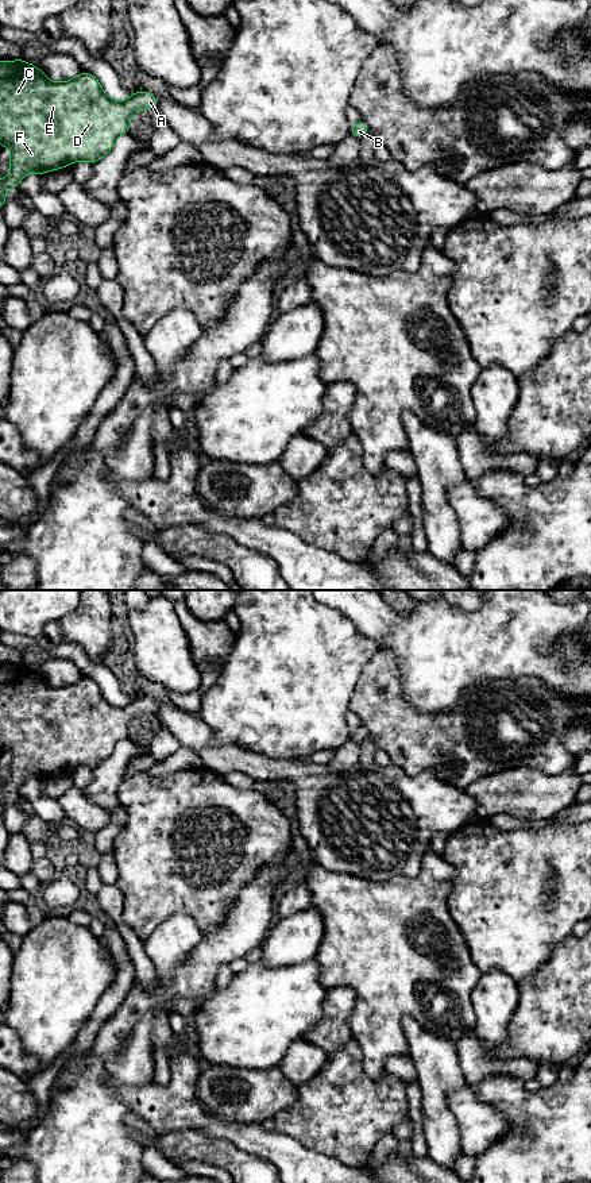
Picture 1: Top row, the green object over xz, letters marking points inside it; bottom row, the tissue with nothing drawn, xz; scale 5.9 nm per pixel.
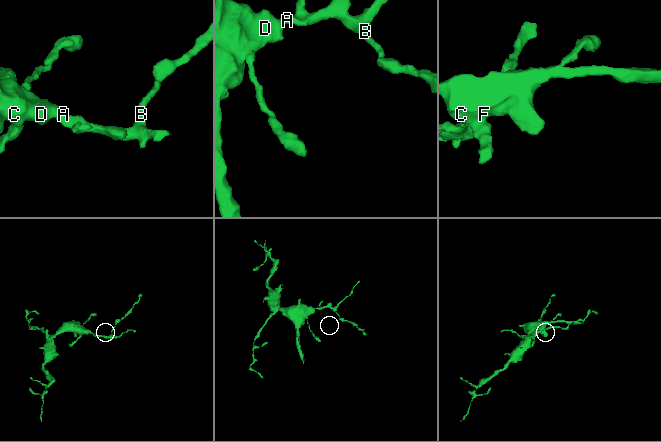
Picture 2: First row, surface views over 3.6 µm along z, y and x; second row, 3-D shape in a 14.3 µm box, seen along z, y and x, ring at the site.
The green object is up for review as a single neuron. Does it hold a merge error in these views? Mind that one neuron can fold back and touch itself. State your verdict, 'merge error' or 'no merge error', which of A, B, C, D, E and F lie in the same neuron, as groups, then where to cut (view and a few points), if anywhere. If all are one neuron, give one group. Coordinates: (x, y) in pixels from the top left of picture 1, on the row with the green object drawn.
no merge error; A B C D E F; no cut

